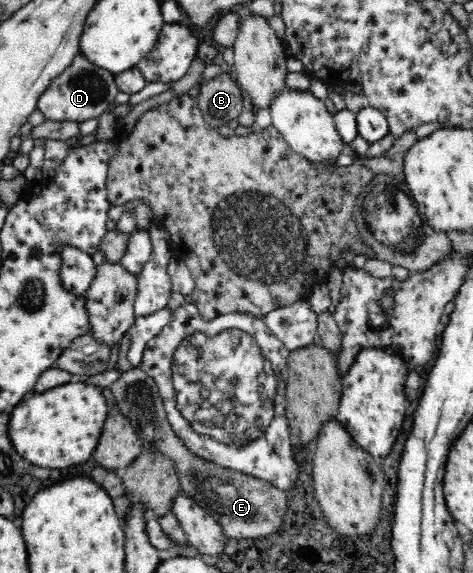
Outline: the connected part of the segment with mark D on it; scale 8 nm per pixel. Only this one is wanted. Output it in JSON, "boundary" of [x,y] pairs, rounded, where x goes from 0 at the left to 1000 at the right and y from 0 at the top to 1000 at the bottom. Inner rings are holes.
{"boundary":[[[169,89],[152,108],[101,145],[99,155],[80,169],[76,188],[99,209],[169,215],[205,208],[243,175],[249,159],[243,129],[190,108]]]}

